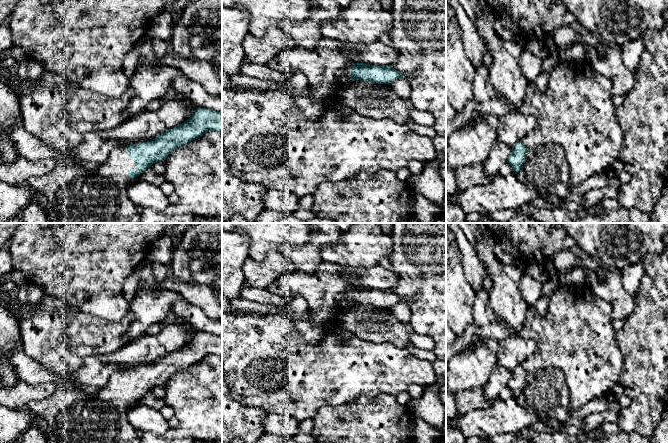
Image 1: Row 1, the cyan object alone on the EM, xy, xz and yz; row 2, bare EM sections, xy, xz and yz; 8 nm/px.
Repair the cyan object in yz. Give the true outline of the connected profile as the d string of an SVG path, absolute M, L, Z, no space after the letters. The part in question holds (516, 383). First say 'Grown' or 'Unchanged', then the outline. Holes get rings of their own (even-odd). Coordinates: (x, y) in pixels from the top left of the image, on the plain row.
Unchanged. M522 364L512 371L507 387L512 390L514 398L519 397L519 395L522 393L527 375L528 372L525 370Z

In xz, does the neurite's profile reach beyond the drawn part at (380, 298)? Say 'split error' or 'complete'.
split error

